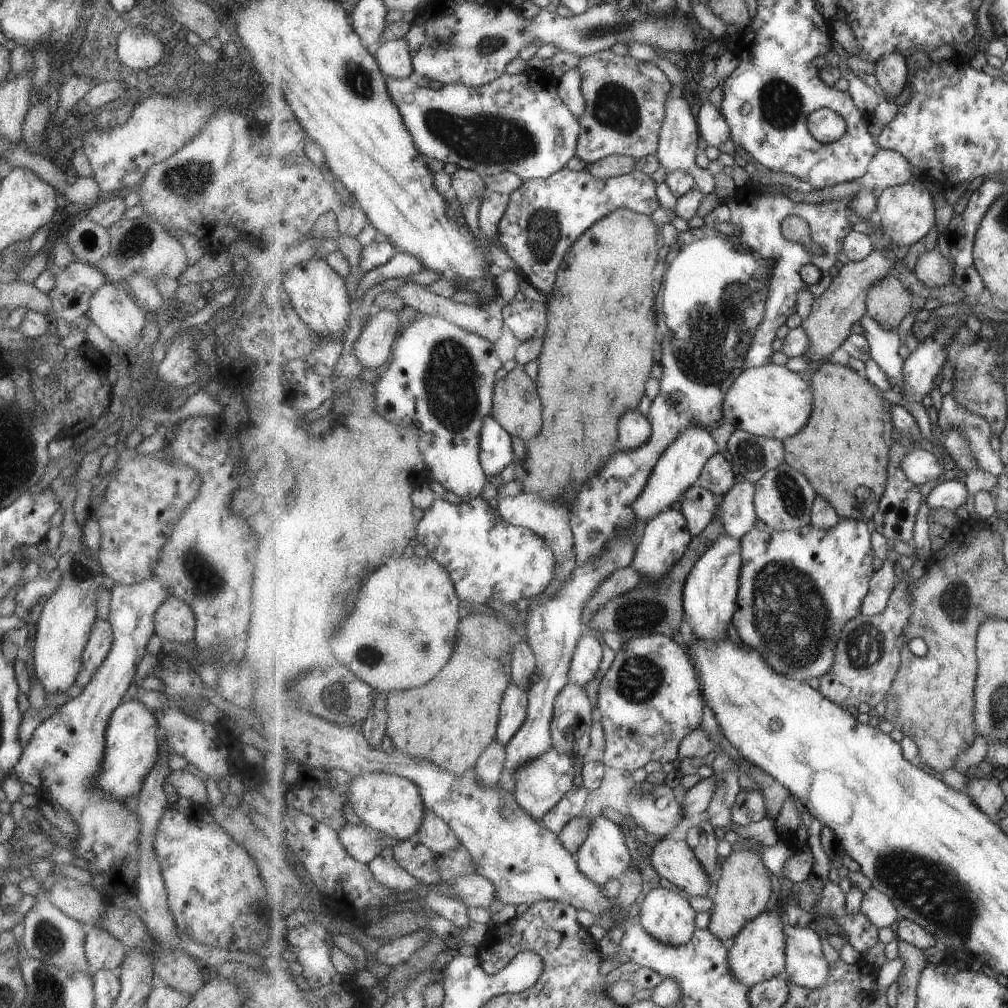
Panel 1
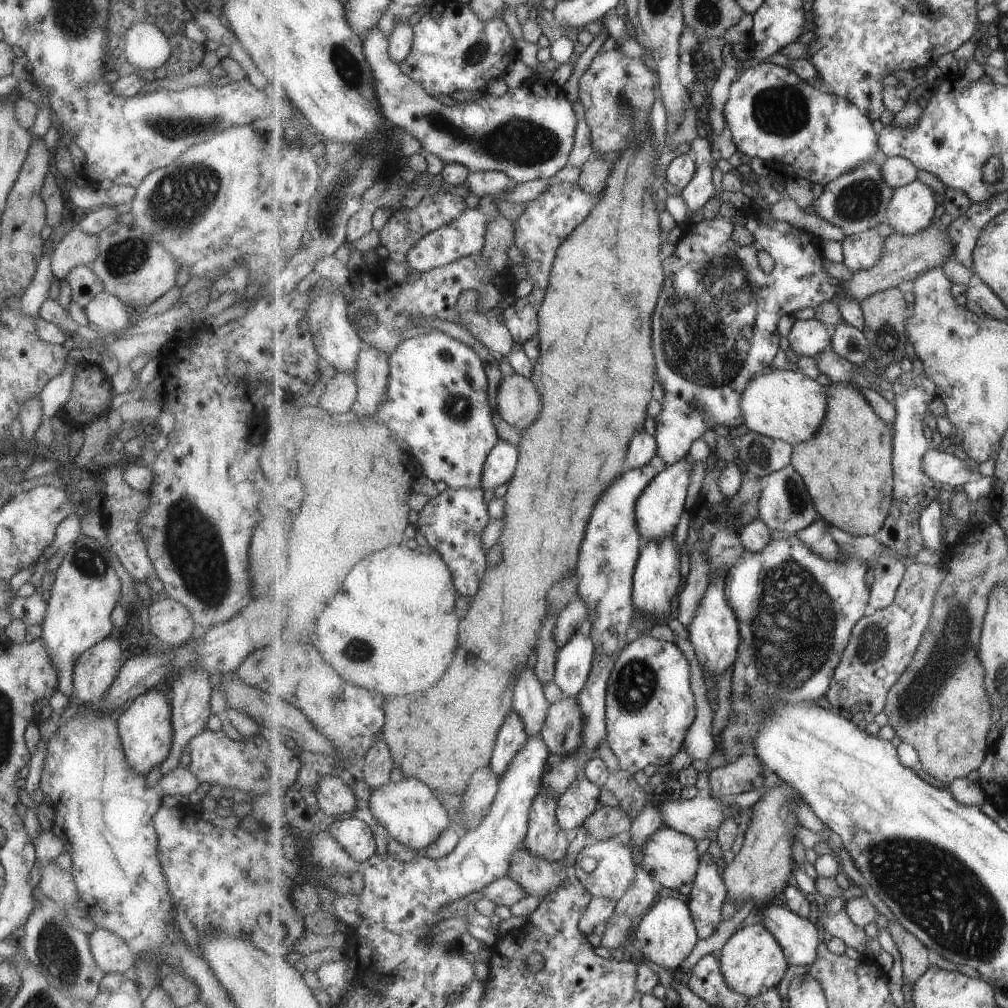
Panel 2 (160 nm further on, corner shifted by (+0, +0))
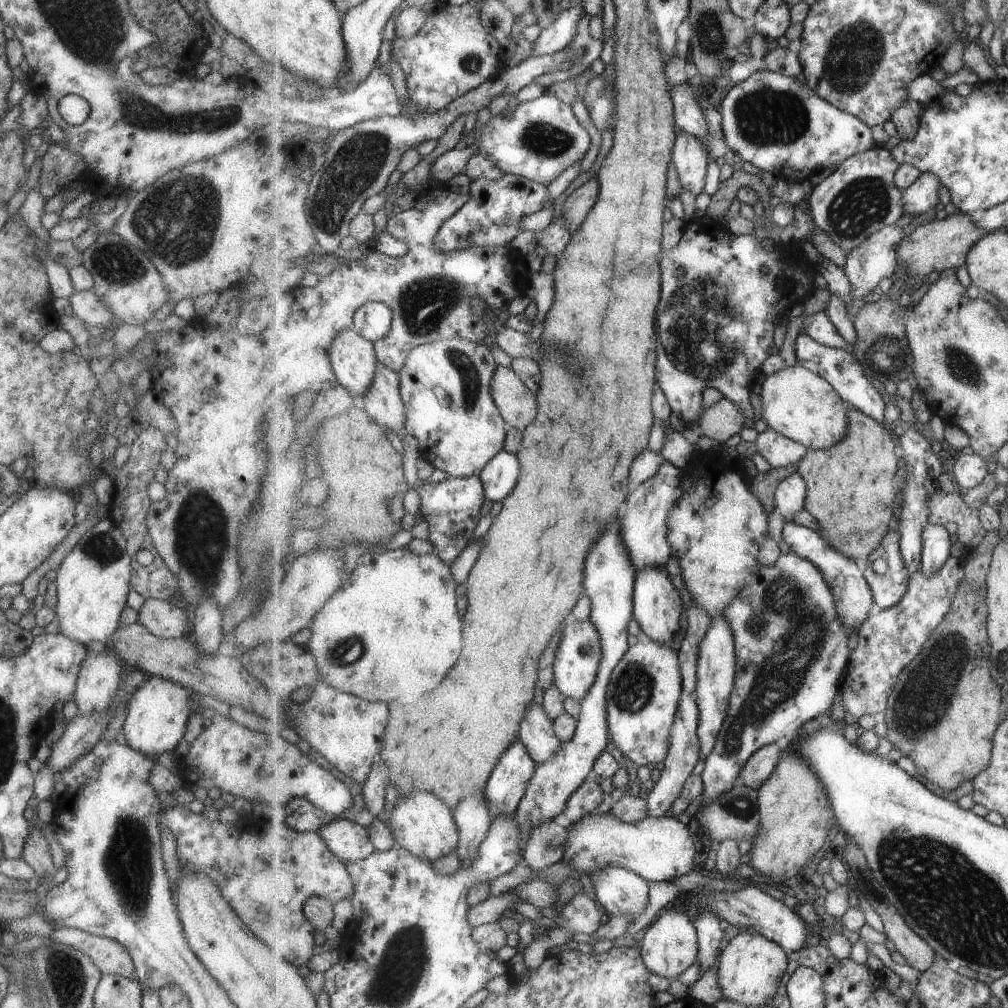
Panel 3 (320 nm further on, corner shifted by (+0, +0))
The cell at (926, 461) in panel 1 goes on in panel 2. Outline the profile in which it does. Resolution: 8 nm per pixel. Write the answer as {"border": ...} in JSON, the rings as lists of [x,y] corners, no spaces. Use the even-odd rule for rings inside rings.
{"border":[[[929,449],[923,459],[925,472],[935,481],[950,486],[965,486],[976,479],[976,474],[967,468],[967,462],[948,454],[945,450]]]}

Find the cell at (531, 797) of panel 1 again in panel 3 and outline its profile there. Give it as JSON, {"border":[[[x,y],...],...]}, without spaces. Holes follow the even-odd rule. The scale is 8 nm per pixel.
{"border":[[[555,820],[540,823],[523,848],[523,858],[536,871],[549,868],[563,860],[568,838],[568,828]]]}

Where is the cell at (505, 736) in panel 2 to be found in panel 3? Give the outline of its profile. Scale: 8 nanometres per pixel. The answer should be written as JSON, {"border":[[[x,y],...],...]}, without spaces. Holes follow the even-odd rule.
{"border":[[[521,740],[505,751],[484,789],[492,822],[500,815],[515,814],[538,765]]]}

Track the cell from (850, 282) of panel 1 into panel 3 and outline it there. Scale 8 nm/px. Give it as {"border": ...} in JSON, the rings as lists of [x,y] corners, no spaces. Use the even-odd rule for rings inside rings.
{"border":[[[963,211],[947,215],[944,219],[921,225],[902,240],[898,247],[898,265],[905,265],[913,278],[929,278],[931,272],[943,274],[949,270],[957,271],[968,262],[968,254],[978,240],[991,231],[980,227],[971,216]]]}

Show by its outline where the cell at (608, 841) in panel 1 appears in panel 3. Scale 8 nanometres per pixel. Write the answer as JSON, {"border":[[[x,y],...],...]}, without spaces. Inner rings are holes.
{"border":[[[609,865],[601,872],[589,875],[594,883],[595,900],[609,915],[633,914],[641,916],[648,907],[650,901],[649,882],[636,872],[627,870],[625,867]]]}

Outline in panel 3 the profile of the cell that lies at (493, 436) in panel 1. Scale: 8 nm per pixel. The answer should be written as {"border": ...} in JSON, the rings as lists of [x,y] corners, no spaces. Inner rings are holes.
{"border":[[[503,449],[480,474],[486,498],[492,503],[503,502],[517,486],[519,476],[521,476],[521,462],[518,455]]]}

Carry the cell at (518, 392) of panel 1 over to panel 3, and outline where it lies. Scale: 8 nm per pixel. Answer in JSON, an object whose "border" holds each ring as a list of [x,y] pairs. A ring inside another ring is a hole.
{"border":[[[498,365],[492,380],[492,393],[497,406],[502,410],[503,418],[509,425],[523,432],[535,420],[538,395],[526,385],[526,382],[523,382],[512,366],[506,368]]]}

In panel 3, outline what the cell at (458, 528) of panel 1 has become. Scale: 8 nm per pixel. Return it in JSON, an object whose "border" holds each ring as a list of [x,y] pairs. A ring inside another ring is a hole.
{"border":[[[480,475],[451,477],[434,482],[429,479],[417,490],[421,498],[418,515],[423,516],[430,526],[429,540],[435,545],[435,554],[446,563],[452,562],[474,539],[475,529],[482,520],[486,492]]]}

